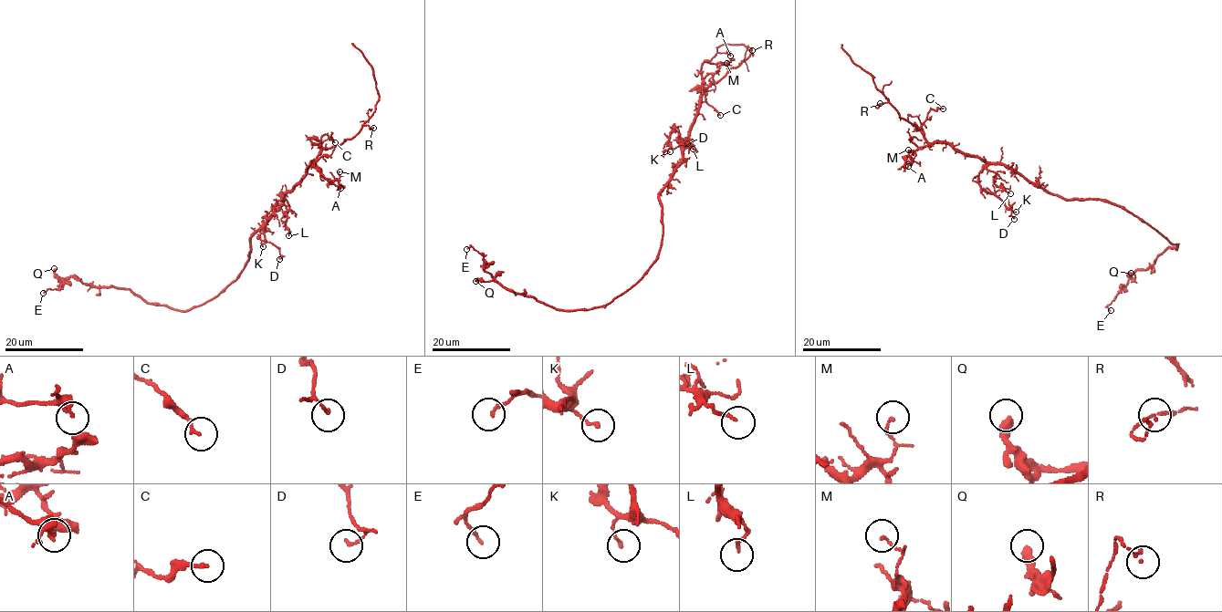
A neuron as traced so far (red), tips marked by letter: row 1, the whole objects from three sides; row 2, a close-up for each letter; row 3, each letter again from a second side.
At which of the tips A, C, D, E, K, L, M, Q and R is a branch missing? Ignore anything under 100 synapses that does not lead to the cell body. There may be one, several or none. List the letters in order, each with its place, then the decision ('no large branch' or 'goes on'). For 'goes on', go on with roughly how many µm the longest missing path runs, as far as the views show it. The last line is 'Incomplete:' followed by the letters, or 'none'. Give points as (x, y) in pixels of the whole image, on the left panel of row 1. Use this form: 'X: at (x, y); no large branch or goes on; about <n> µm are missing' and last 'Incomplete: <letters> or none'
A: at (340, 188); no large branch
C: at (335, 142); no large branch
D: at (279, 259); no large branch
E: at (43, 293); no large branch
K: at (263, 246); no large branch
L: at (288, 235); no large branch
M: at (339, 171); no large branch
Q: at (54, 268); no large branch
R: at (373, 128); no large branch
Incomplete: none

